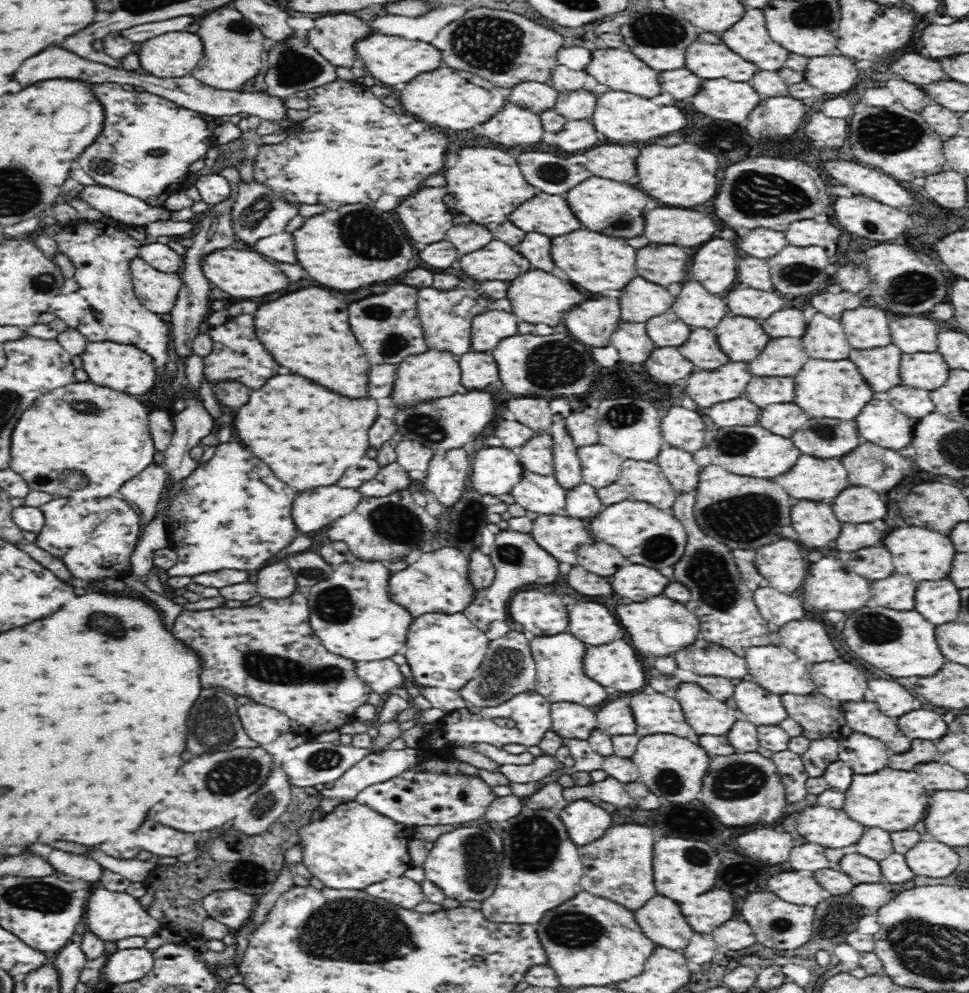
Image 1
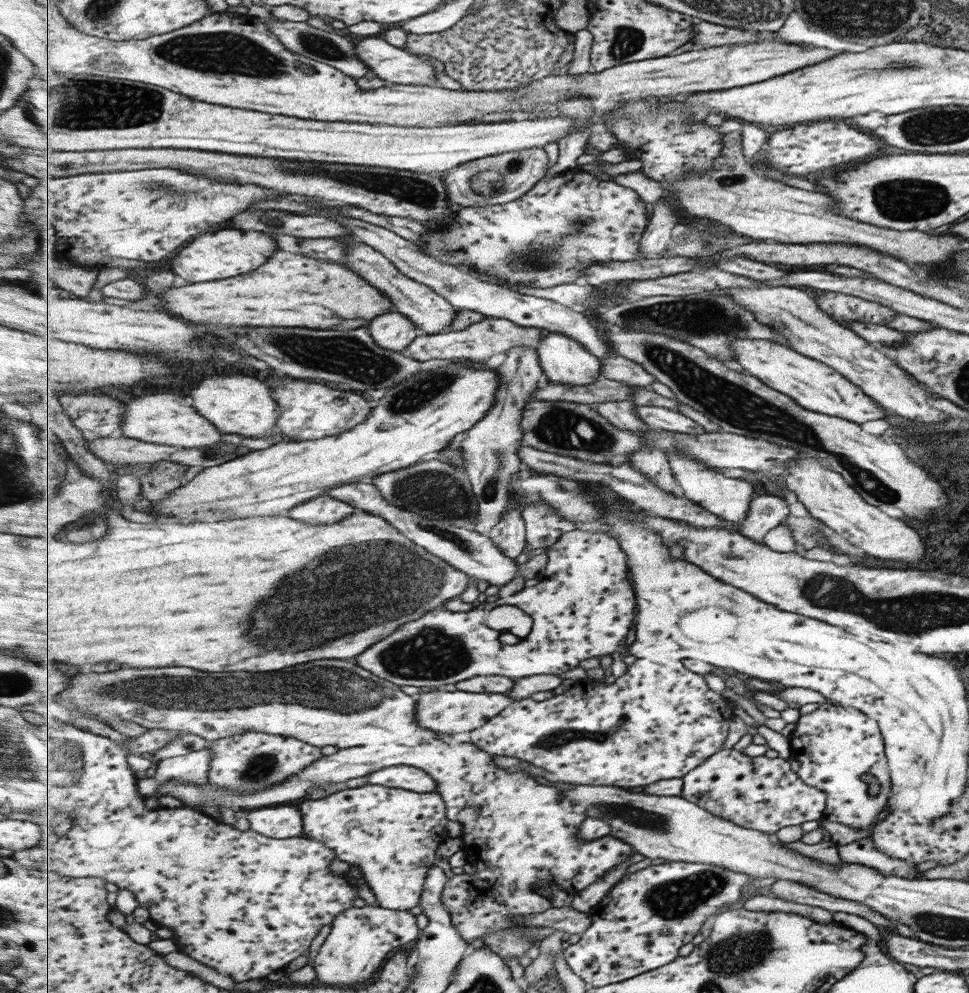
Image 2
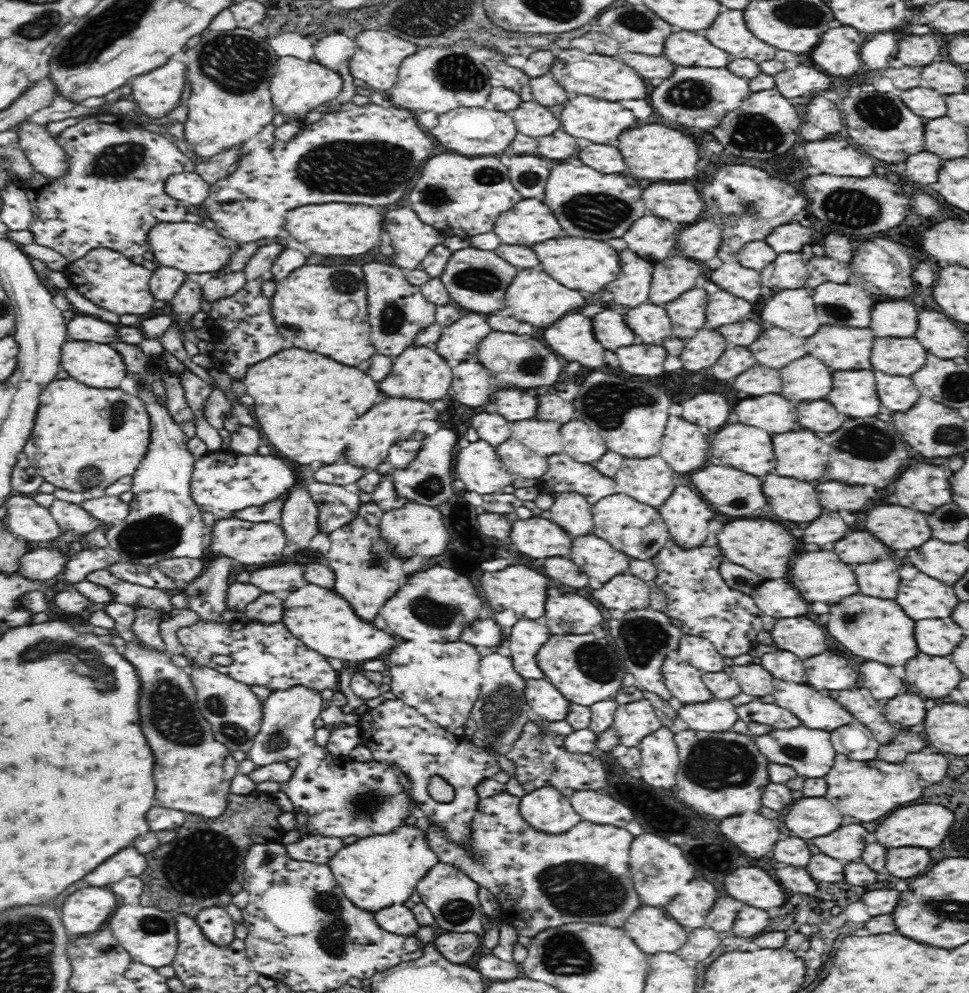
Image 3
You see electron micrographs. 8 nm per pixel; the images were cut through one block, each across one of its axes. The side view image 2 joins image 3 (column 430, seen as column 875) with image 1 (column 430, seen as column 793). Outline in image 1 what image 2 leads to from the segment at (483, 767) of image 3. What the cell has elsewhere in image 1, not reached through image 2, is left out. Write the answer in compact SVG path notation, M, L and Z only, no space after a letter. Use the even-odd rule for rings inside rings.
M524 691L523 694L514 696L511 700L500 704L499 706L476 707L470 705L456 711L448 713L445 717L431 726L426 731L426 738L422 742L422 746L417 750L422 753L423 761L429 760L427 757L429 751L434 751L434 758L437 756L448 755L451 748L470 748L476 743L489 743L501 748L509 743L519 743L526 747L538 746L542 740L542 736L551 730L551 703L548 703L540 694L535 691ZM498 718L512 719L516 722L516 726L510 729L510 726L498 726Z

